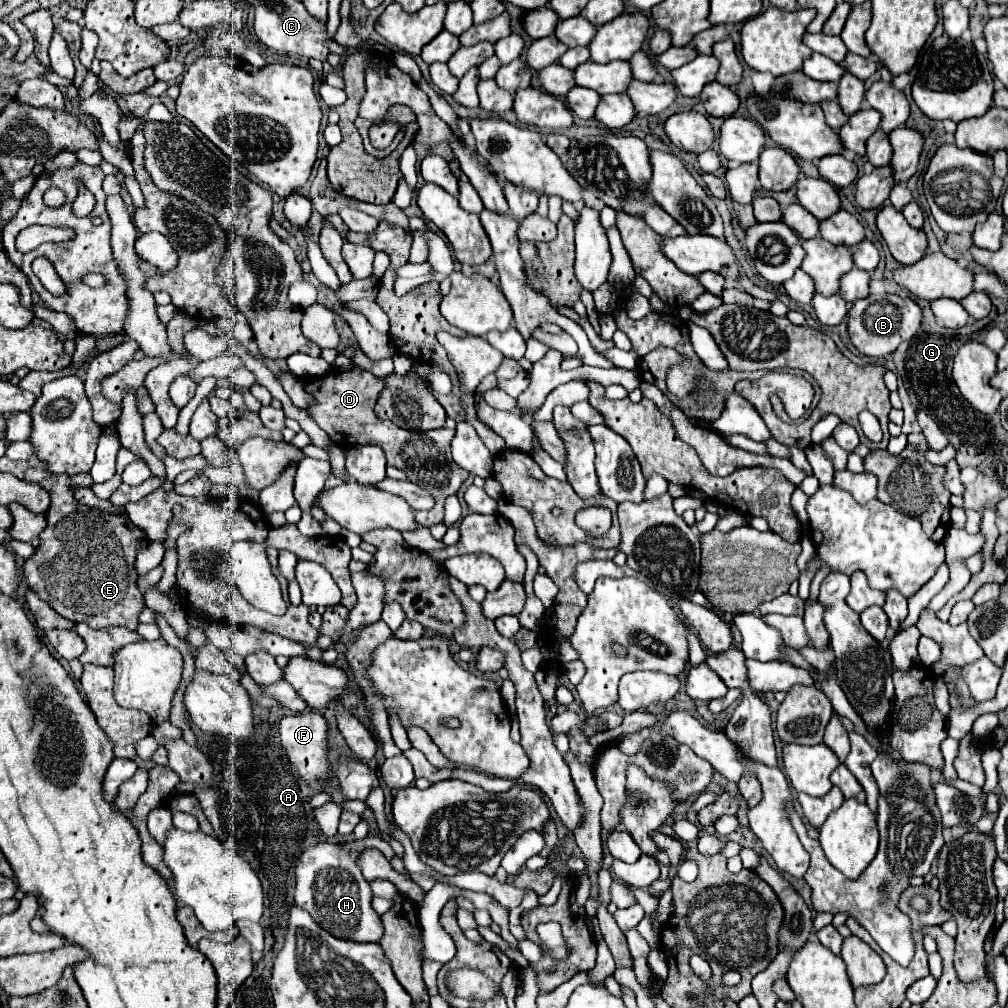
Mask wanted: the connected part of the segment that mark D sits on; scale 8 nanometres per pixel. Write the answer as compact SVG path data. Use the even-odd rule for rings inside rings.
M354 368L352 372L332 370L322 378L306 378L304 390L314 398L312 408L308 408L310 418L332 438L332 442L342 446L354 446L354 440L366 440L366 444L380 446L386 454L388 464L404 470L410 482L418 482L436 498L436 506L432 510L416 512L418 524L430 528L444 522L444 500L456 494L462 482L468 478L468 472L460 470L460 466L452 462L450 442L456 430L438 428L428 432L416 432L398 428L394 422L380 420L374 414L374 404L384 390L384 380L360 368Z

